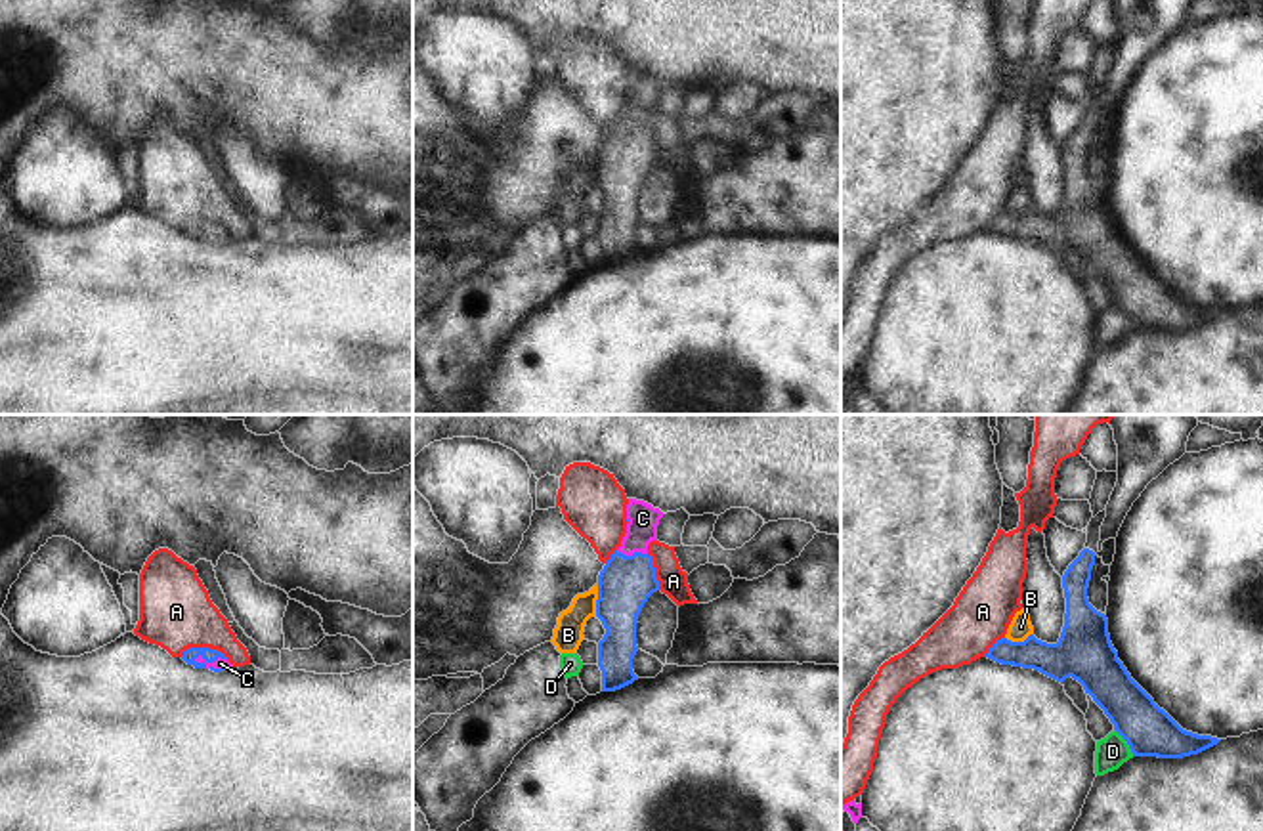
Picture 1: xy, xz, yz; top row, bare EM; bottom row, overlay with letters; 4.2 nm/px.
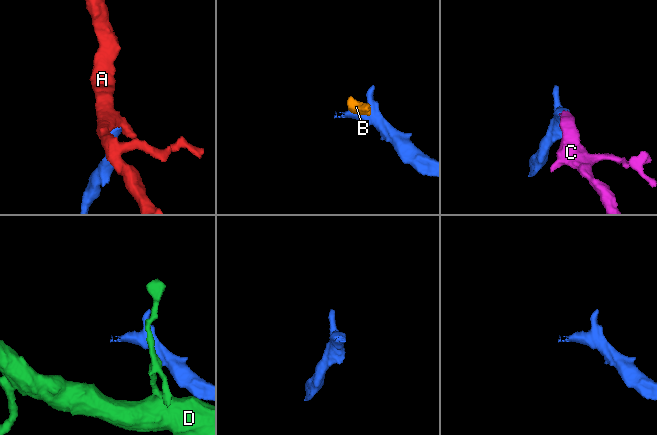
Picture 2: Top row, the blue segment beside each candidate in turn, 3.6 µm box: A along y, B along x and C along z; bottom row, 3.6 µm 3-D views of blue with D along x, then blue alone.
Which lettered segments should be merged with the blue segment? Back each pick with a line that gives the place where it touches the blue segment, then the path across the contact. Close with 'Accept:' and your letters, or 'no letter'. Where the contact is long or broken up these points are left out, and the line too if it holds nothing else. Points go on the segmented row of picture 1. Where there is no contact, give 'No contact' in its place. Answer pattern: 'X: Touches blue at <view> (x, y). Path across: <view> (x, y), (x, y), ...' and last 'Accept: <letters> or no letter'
C: Touches blue at xy (209, 661). Path across: xy (192, 654), (209, 661), (220, 663)
Accept: C

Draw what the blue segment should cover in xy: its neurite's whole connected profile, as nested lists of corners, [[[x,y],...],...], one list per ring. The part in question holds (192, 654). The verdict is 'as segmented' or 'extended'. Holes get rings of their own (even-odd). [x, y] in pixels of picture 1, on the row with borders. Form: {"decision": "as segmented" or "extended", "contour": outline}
{"decision": "extended", "contour": [[[189,648],[183,651],[182,659],[195,669],[210,669],[214,672],[231,669],[227,657],[222,651],[210,648]]]}

